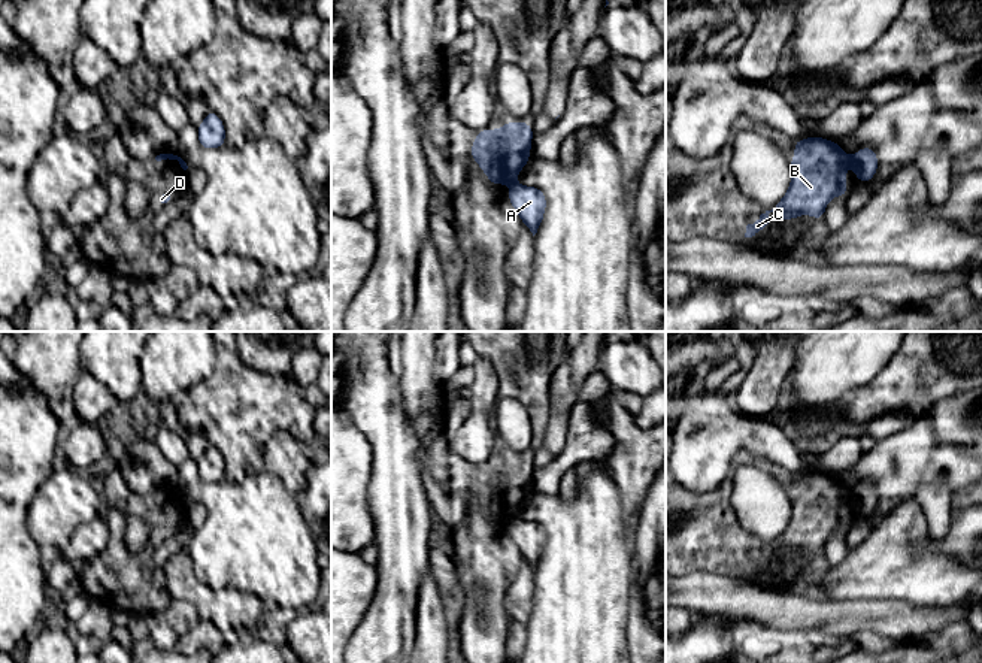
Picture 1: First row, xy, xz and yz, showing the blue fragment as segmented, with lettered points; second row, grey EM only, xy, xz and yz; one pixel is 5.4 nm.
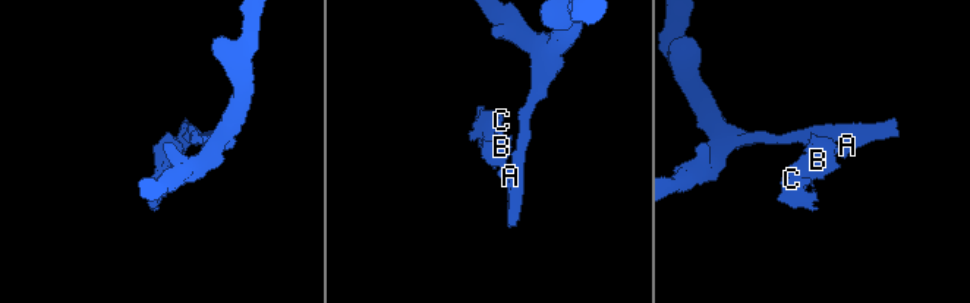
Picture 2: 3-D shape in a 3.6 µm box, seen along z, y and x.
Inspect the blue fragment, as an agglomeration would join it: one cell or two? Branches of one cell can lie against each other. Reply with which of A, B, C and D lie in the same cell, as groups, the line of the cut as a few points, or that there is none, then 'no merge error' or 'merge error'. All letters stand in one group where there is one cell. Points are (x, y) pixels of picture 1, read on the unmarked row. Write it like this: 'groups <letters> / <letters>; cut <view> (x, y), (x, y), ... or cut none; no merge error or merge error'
groups A / B C D; cut xz (512, 514), (509, 517); merge error

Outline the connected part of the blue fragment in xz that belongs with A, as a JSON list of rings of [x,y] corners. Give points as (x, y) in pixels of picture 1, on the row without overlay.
[[[515,515],[510,517],[509,536],[528,561],[533,570],[537,567],[546,544],[546,532],[540,523],[524,521]]]

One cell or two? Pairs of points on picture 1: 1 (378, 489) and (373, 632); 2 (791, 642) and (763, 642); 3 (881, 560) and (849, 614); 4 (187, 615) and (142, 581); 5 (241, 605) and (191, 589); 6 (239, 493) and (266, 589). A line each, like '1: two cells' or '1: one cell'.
1: one cell
2: one cell
3: two cells
4: two cells
5: one cell
6: one cell

